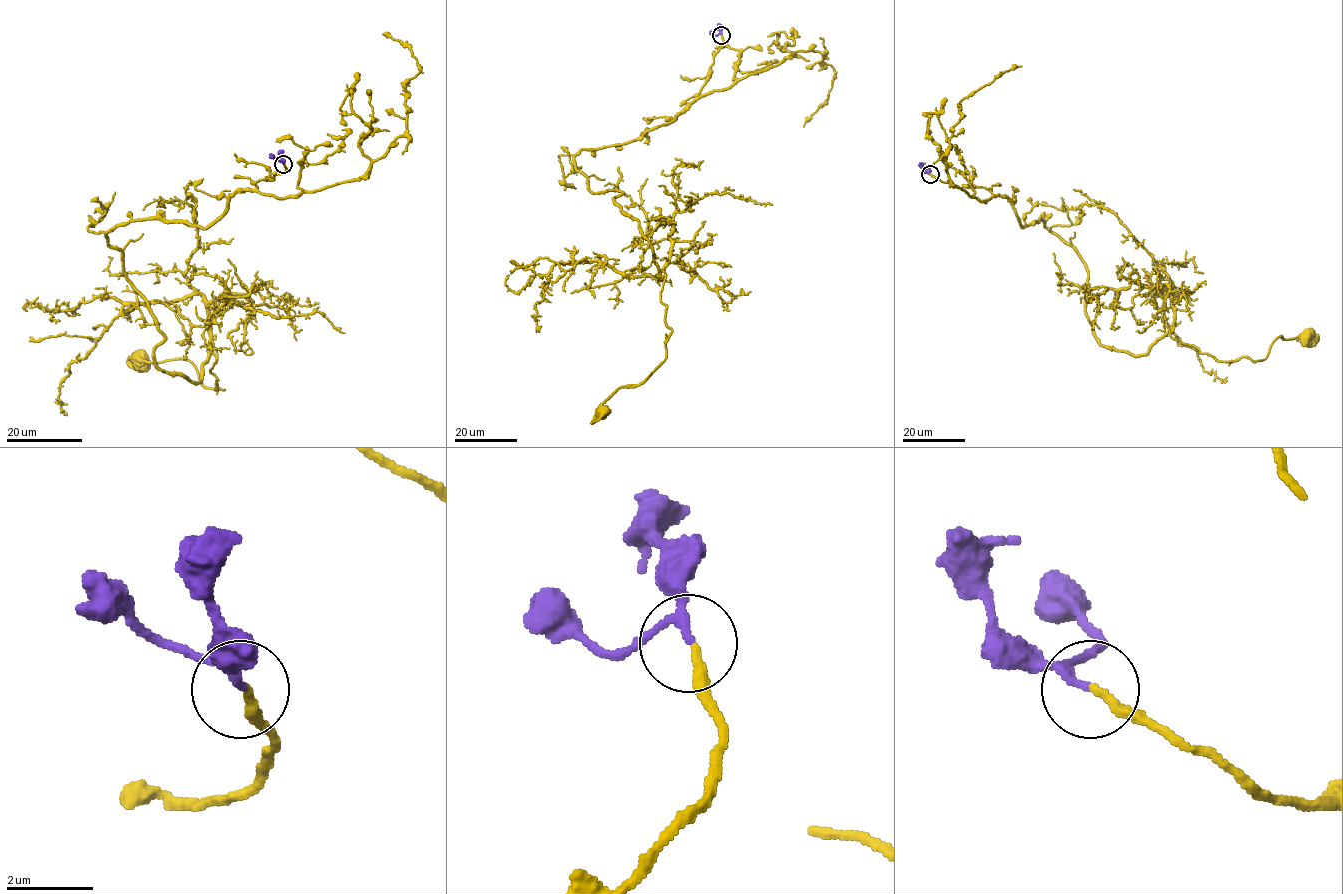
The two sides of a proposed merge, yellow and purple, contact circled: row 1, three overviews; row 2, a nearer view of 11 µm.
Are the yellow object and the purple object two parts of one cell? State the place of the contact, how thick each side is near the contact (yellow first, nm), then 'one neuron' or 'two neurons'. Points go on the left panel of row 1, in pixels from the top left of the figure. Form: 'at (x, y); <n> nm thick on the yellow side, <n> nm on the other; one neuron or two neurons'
at (283, 164); 200 nm thick on the yellow side, 140 nm on the other; one neuron

